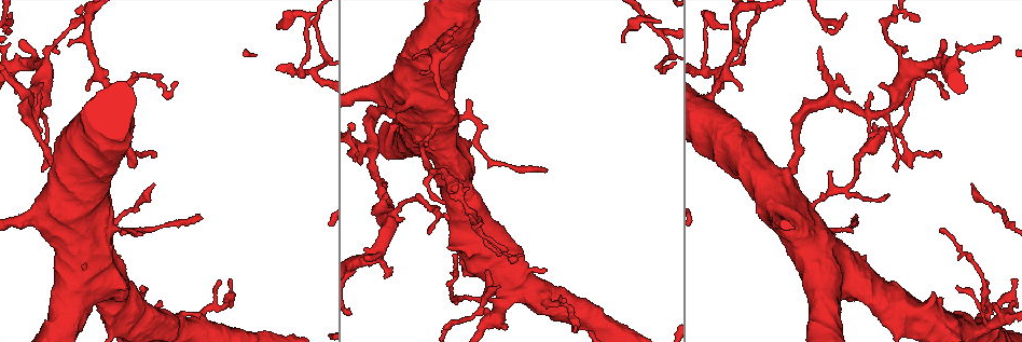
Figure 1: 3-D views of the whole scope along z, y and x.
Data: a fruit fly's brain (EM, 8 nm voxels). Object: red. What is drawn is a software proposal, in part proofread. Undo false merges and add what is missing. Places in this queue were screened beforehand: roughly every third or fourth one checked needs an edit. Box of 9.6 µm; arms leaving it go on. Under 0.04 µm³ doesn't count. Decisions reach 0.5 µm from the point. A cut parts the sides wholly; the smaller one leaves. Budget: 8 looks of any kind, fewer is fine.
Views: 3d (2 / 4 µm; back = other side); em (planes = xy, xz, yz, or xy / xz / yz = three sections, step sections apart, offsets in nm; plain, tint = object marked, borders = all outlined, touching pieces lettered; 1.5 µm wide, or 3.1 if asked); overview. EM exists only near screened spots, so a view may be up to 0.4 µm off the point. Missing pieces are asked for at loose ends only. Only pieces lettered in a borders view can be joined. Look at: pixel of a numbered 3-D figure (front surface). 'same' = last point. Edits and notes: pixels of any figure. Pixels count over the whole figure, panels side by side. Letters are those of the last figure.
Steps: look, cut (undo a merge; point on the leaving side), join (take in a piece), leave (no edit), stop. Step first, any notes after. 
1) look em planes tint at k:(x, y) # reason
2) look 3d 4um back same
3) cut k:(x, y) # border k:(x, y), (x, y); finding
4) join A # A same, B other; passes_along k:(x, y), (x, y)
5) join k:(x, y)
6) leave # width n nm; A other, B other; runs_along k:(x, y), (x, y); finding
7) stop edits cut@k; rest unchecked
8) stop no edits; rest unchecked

look em yz step 4 tint at 1:(986, 280) # branch stops here

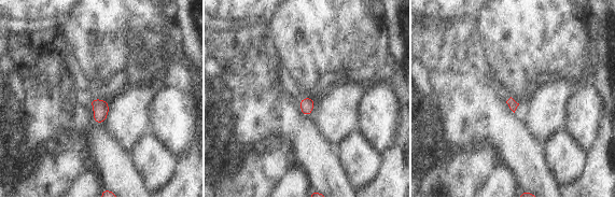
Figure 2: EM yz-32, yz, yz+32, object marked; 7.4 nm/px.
look em planes borders same # cut it another way

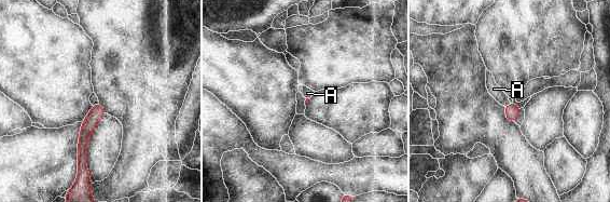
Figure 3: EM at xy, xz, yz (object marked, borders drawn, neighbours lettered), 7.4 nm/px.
join A # A same; passes_along 3:(512, 111), (507, 106), (494, 89); the cell continues

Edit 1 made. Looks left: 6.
look 3d 2um at 1:(707, 66) # four-way junction

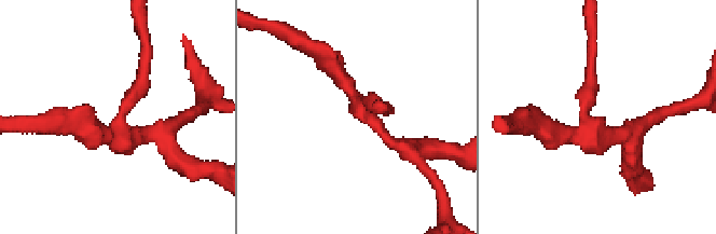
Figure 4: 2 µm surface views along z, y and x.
look em xy step 4 tint at 4:(119, 122)

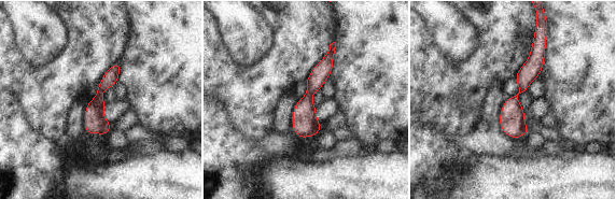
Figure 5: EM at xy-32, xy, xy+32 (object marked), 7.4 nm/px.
look em xy step 4 borders same

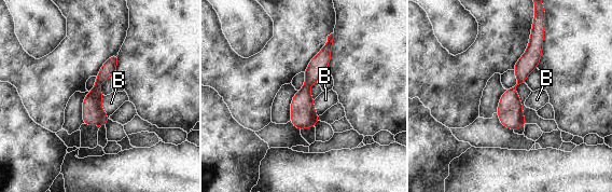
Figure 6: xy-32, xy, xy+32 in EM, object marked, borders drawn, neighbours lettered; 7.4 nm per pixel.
leave # B other; border 6:(101, 95), (101, 108), (109, 117); all the same cell

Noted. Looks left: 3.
look em planes borders at 1:(37, 94) # branch stops here

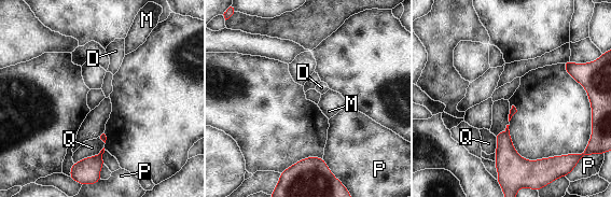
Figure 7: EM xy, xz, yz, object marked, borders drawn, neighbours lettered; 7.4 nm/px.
leave # D other, M other, P other, Q other; border 7:(103, 146), (97, 154), (75, 163); no lettered piece goes on from it

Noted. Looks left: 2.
stop edits join@3; rest unchecked

